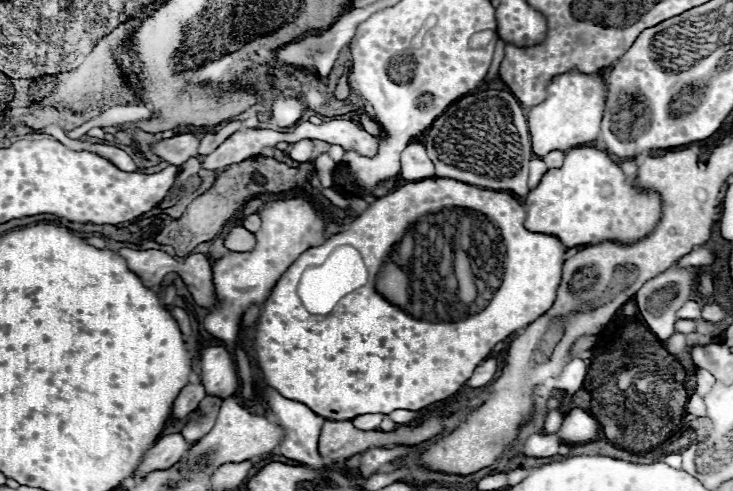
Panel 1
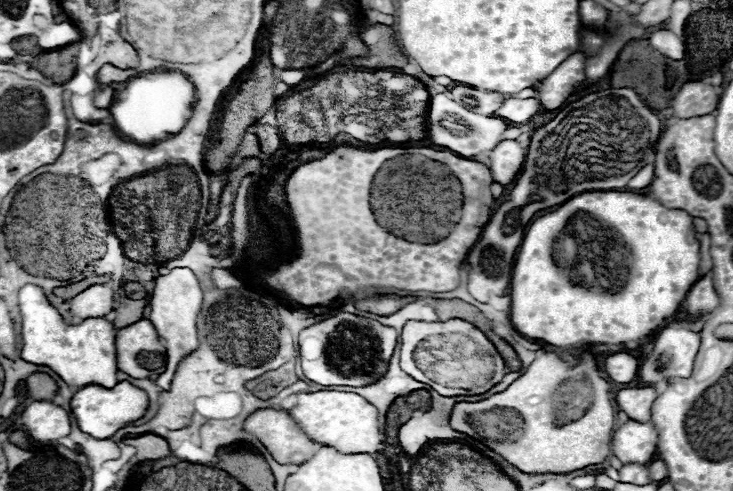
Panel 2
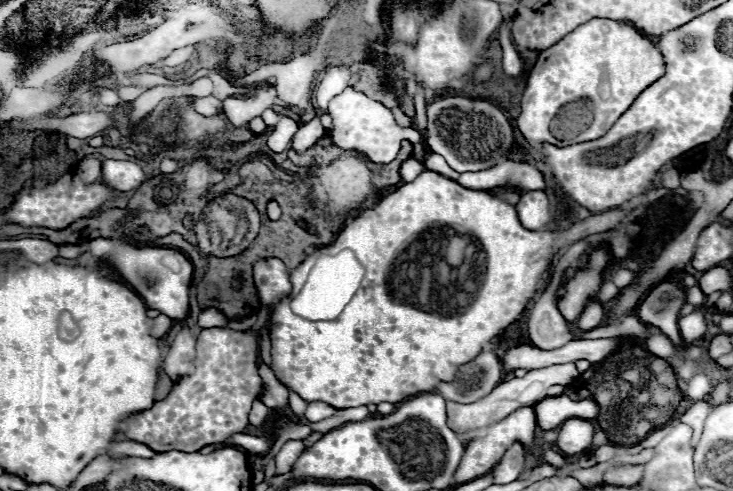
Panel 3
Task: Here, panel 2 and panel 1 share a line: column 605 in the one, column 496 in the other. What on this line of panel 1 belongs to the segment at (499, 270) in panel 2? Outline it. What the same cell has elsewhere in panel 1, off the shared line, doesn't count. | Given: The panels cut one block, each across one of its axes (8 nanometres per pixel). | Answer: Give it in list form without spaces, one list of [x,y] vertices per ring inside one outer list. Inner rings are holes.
[[[486,90],[480,96],[478,94],[466,94],[464,98],[456,100],[452,106],[446,108],[442,116],[434,120],[430,130],[426,132],[426,152],[428,158],[434,162],[436,178],[452,178],[462,180],[472,186],[490,188],[490,190],[510,190],[518,196],[528,194],[528,162],[532,152],[528,122],[524,116],[524,110],[520,102],[504,90]]]

